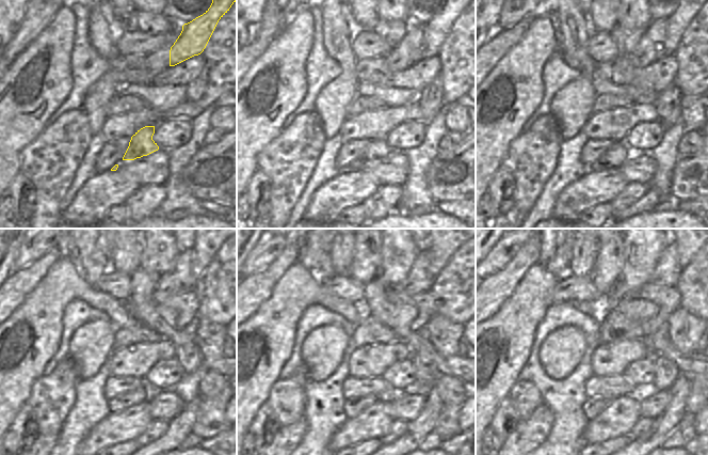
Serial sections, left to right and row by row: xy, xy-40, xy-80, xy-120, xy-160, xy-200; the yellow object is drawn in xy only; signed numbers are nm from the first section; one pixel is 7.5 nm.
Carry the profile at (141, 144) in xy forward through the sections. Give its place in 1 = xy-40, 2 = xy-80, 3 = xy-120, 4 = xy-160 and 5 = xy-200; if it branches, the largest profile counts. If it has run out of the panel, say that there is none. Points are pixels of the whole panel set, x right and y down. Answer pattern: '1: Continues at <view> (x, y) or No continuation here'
1: Continues at xy-40 (377, 148)
2: Continues at xy-80 (618, 152)
3: Continues at xy-120 (141, 394)
4: Continues at xy-160 (354, 406)
5: Continues at xy-200 (593, 406).

